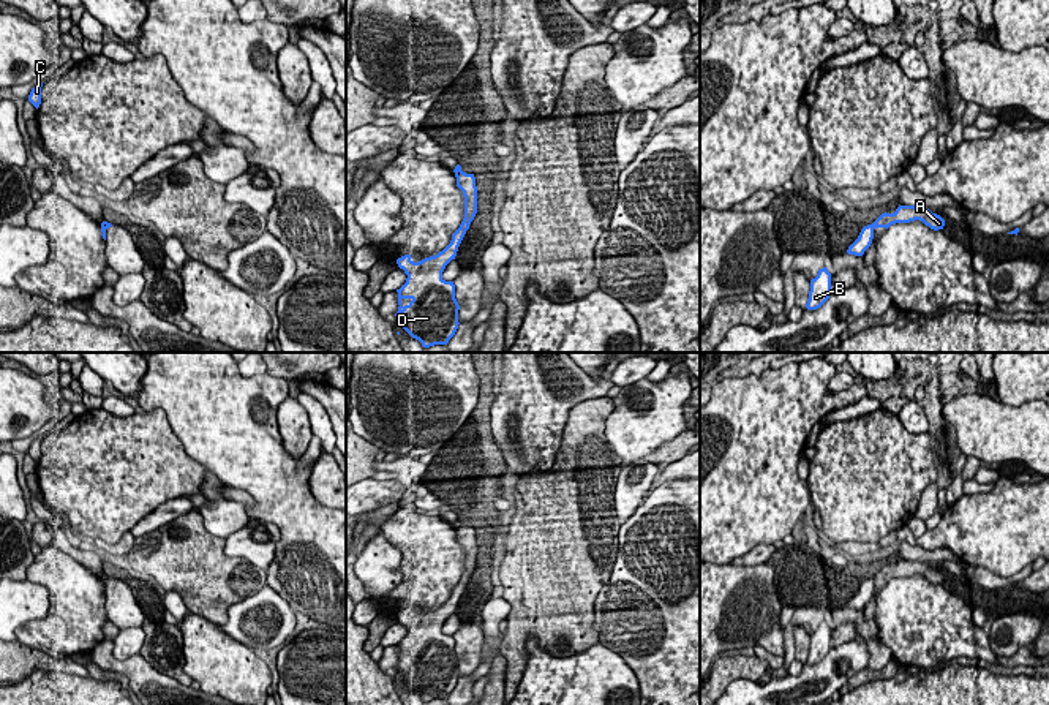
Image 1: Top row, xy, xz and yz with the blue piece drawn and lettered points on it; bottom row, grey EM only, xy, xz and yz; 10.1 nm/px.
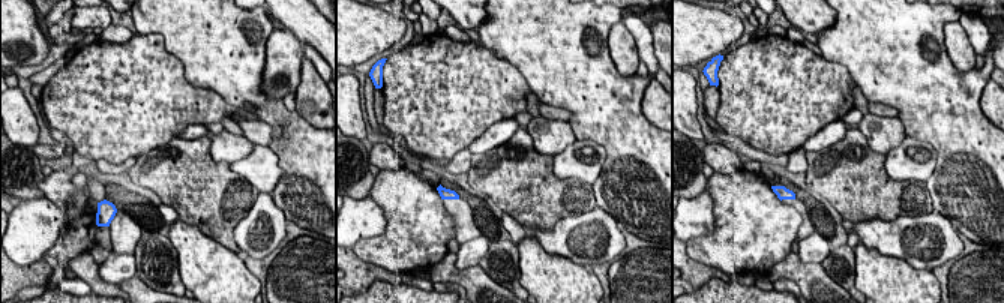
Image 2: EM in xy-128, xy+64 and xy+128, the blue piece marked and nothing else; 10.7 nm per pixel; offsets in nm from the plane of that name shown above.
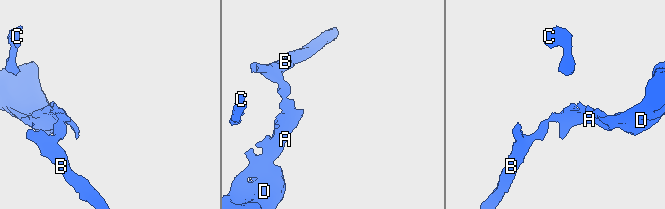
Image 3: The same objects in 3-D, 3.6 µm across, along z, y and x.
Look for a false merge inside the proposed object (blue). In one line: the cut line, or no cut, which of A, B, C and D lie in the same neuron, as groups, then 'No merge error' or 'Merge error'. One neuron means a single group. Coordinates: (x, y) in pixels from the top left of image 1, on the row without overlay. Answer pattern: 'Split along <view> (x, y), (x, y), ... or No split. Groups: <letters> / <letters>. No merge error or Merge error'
Split along yz (872, 577), (874, 582). Groups: A C D / B. Merge error

